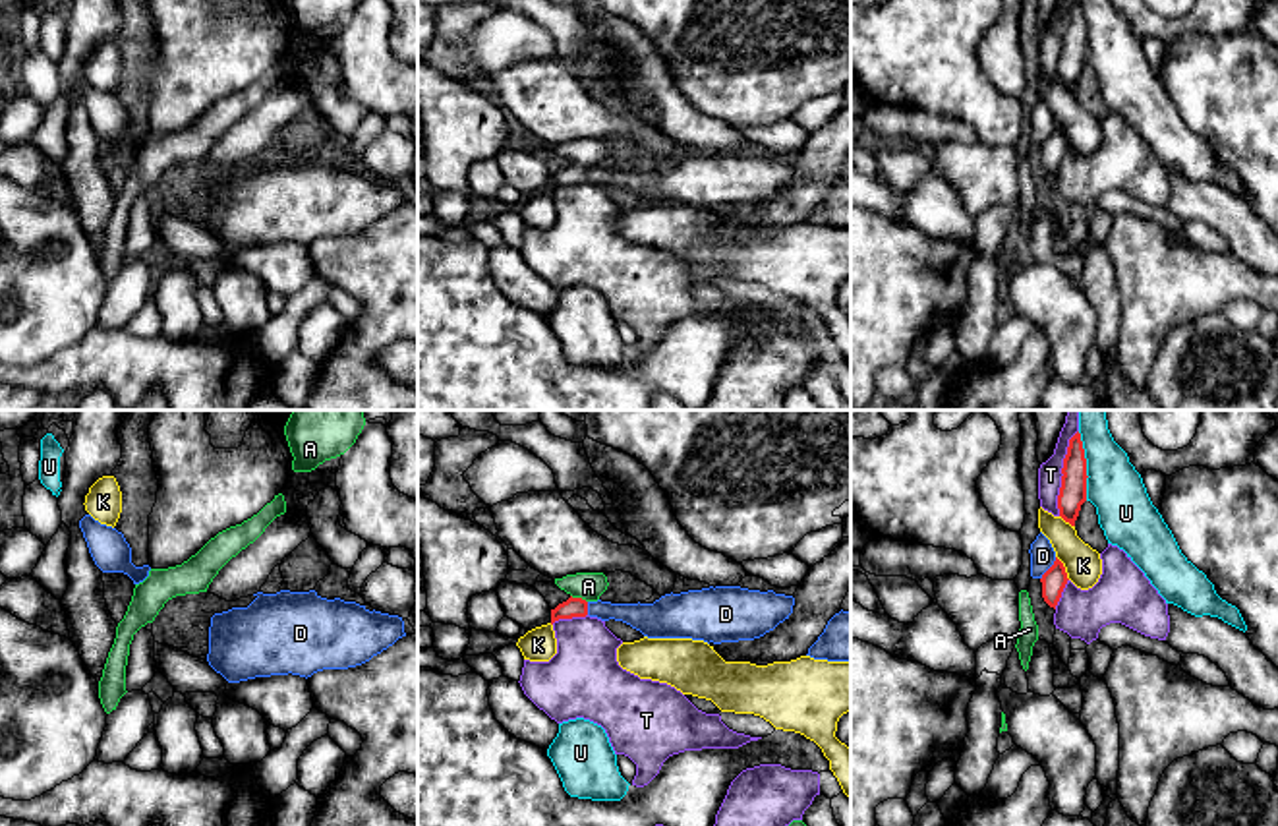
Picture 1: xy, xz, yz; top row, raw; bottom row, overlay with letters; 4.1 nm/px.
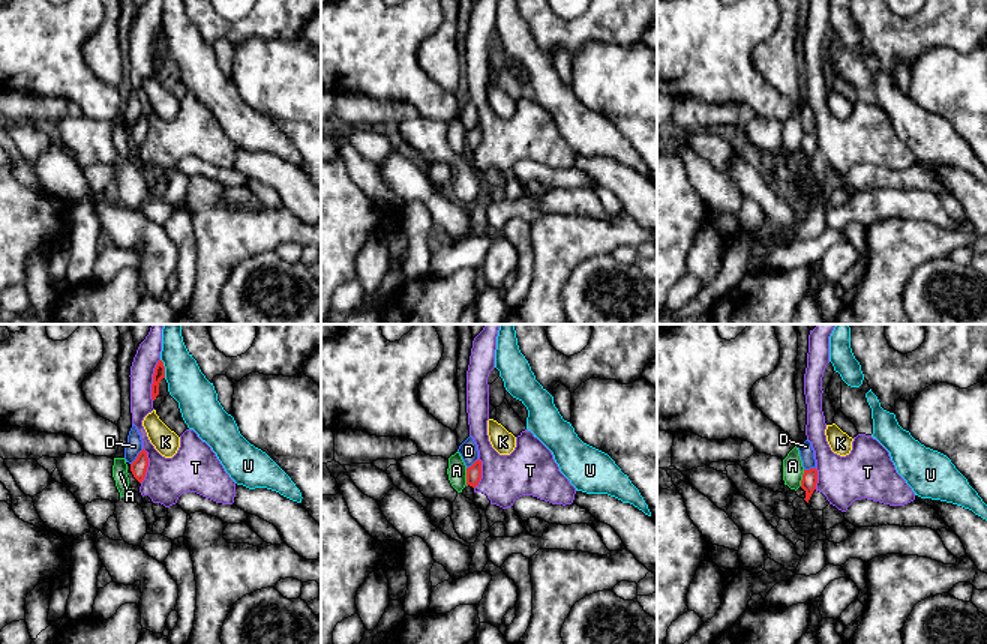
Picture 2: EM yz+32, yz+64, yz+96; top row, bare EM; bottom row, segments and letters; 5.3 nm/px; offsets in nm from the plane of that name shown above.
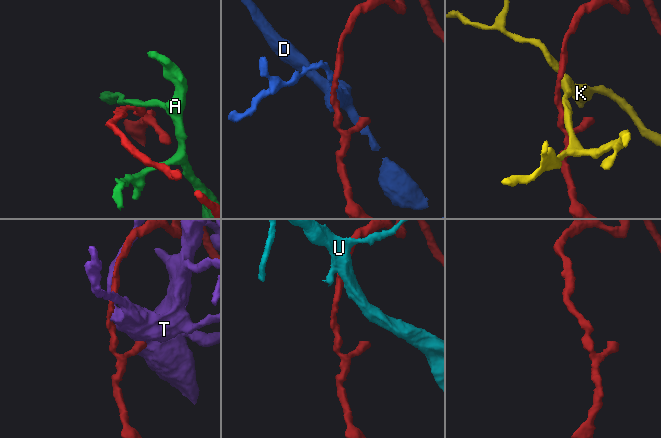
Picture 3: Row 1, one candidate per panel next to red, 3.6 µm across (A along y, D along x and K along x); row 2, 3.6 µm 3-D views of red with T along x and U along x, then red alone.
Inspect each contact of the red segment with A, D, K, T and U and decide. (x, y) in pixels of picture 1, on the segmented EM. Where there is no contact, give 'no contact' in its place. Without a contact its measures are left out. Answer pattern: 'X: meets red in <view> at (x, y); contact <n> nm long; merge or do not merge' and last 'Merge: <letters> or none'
A: meets red in xz at (579, 598); contact 80 nm long; do not merge
D: meets red in yz at (1048, 569); contact 120 nm long; do not merge
K: meets red in yz at (1064, 567); contact 120 nm long; do not merge
T: meets red in yz at (1062, 472); contact 360 nm long; do not merge
U: meets red in yz at (1085, 467); contact 300 nm long; do not merge
Merge: none

